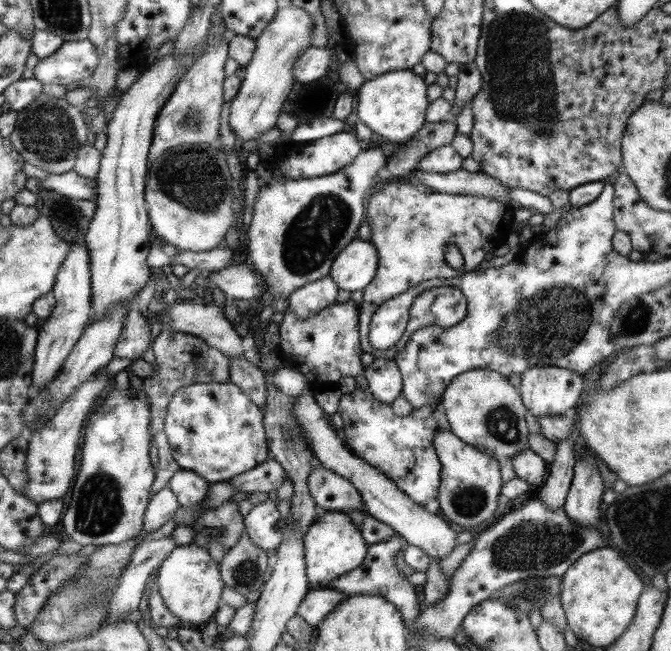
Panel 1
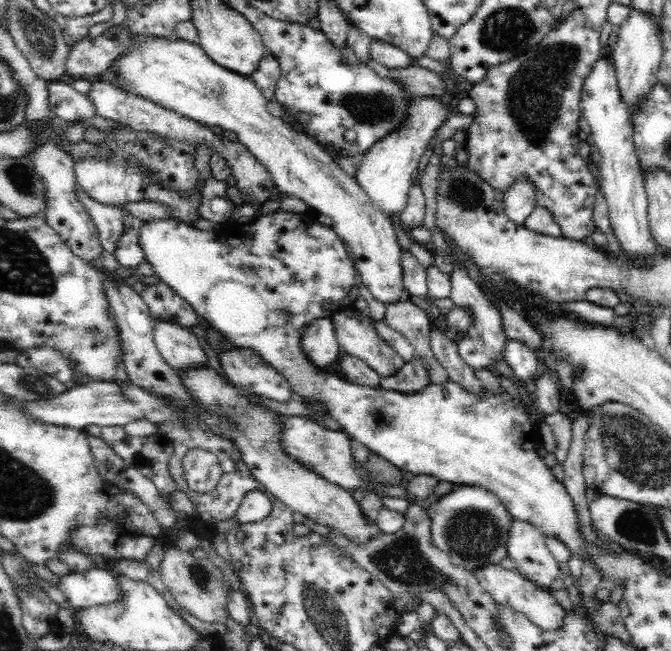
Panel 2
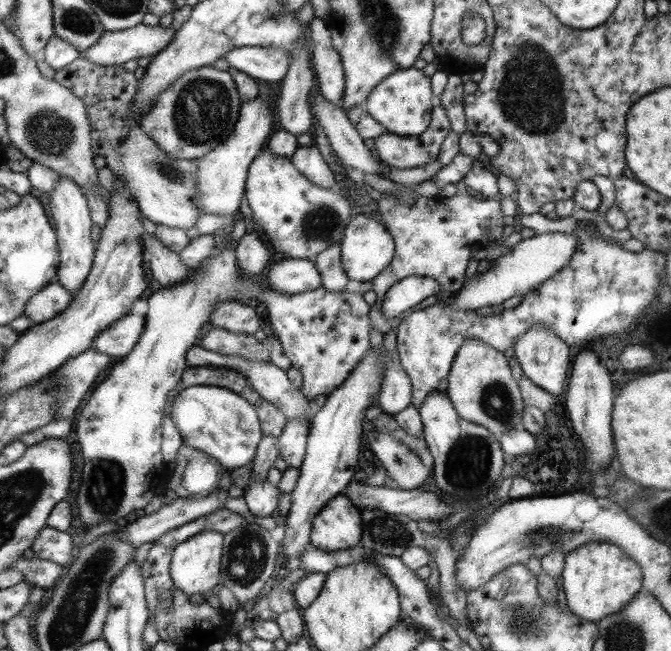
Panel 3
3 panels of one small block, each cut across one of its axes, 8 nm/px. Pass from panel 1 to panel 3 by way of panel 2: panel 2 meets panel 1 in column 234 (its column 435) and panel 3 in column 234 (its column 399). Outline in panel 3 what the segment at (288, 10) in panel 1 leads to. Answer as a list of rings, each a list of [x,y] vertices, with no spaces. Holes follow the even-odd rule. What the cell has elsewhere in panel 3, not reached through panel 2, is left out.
[[[261,96],[242,102],[241,116],[232,135],[208,155],[204,155],[202,162],[198,163],[198,191],[196,191],[198,197],[195,200],[197,208],[203,214],[232,217],[239,213],[242,199],[245,197],[250,165],[262,151],[262,146],[274,126],[274,114],[270,112],[270,107],[274,107],[274,100],[267,98],[264,102]]]

